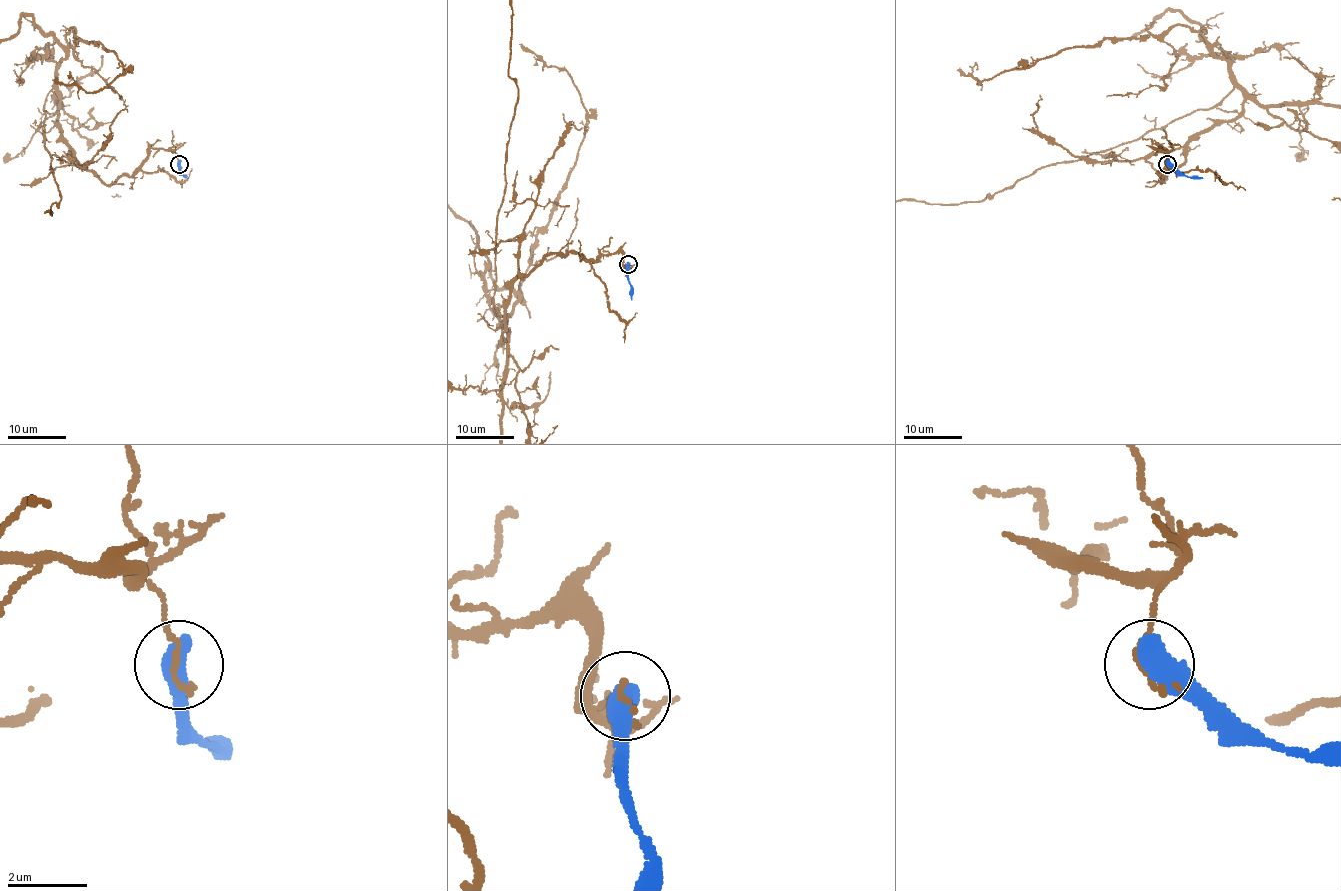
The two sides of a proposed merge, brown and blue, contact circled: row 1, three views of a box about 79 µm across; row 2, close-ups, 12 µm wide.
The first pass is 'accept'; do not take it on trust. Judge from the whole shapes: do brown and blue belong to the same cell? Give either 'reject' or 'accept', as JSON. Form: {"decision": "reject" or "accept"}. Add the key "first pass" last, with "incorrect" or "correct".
{"decision": "reject", "first pass": "incorrect"}

